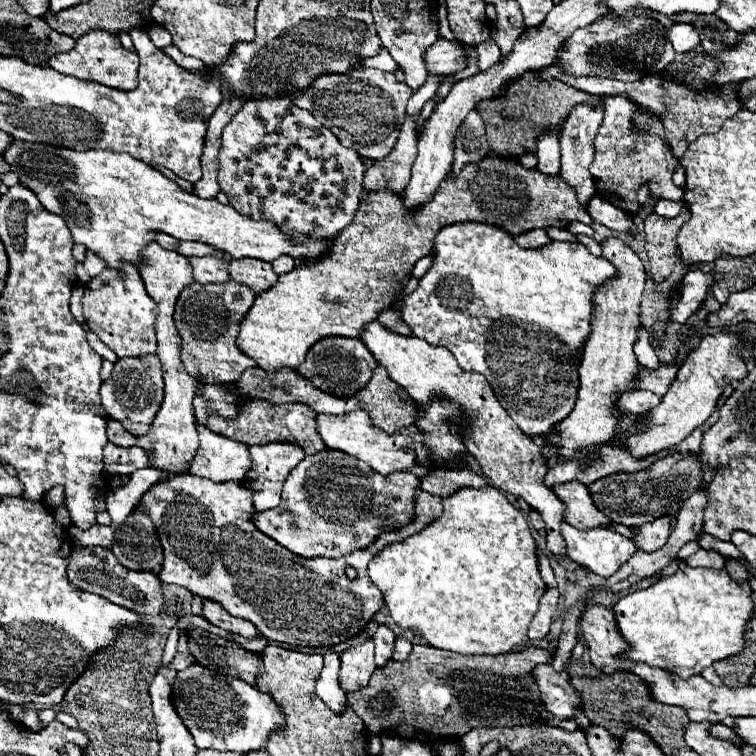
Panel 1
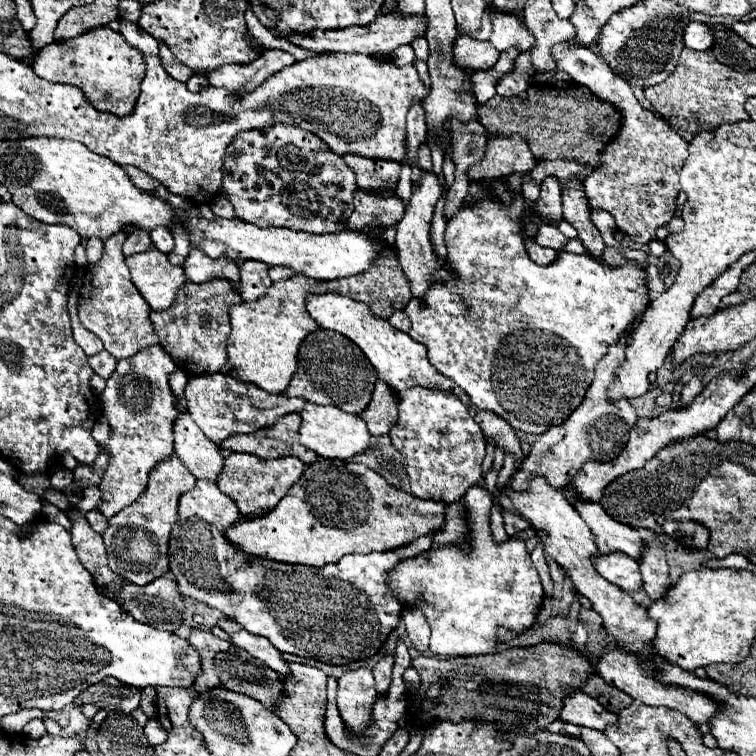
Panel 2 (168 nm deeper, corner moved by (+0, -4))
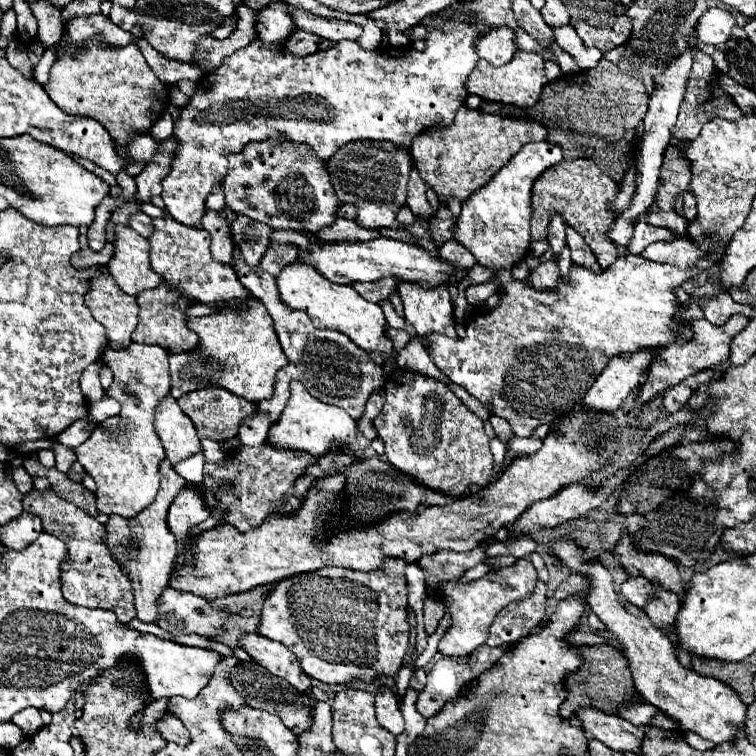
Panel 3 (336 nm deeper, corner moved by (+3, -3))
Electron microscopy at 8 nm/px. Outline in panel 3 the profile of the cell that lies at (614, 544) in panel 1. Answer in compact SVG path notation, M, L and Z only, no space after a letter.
M628 575L628 579L626 579L624 585L622 585L622 595L624 595L632 605L644 609L646 601L654 595L654 589L652 589L652 585L650 585L646 579Z

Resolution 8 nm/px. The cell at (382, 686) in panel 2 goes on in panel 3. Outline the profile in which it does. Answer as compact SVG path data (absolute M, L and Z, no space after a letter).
M386 687L376 693L376 719L392 735L400 735L404 731L404 719L398 709L396 695Z

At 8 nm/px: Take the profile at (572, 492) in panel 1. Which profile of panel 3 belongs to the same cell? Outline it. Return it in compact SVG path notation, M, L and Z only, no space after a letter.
M626 531L614 551L614 555L618 557L620 565L626 569L628 575L638 575L638 577L646 577L650 583L658 583L664 589L672 591L678 595L678 599L684 597L684 583L678 575L678 567L672 559L666 559L664 555L648 555L642 551L636 551L636 547L632 547L632 537Z

